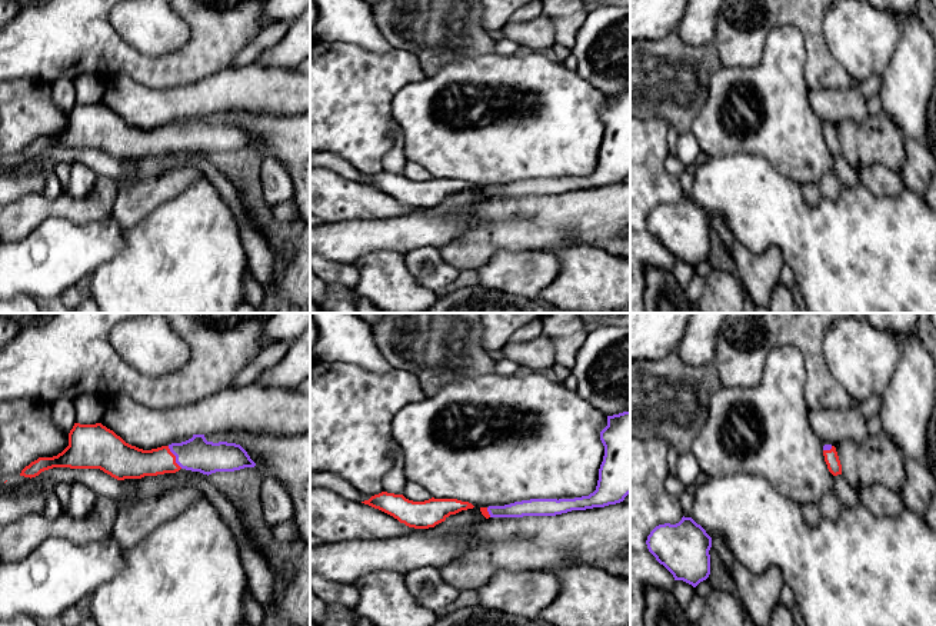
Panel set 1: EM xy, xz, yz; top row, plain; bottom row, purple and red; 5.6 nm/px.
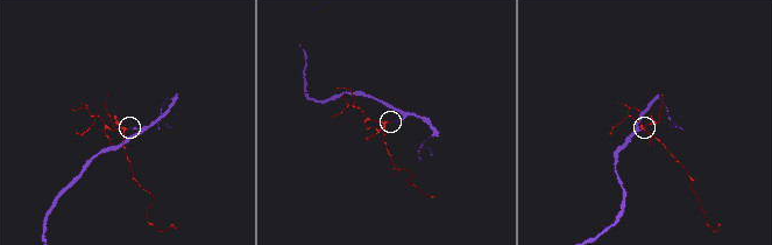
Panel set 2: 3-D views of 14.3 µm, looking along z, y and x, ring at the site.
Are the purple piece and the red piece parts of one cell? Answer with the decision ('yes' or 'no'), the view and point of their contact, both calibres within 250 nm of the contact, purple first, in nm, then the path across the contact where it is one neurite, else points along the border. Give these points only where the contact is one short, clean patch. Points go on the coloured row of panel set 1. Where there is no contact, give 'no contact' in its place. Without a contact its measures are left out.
yes; meets purple in xy at (176, 458); 190 nm thick on the purple side, 180 nm on the other; runs through xy (197, 455), (176, 458), (156, 462), (132, 462)

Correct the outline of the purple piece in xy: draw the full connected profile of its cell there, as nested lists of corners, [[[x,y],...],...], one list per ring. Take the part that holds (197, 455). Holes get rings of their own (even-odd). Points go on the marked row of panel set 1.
[[[74,423],[69,446],[53,457],[39,457],[20,476],[36,477],[53,467],[100,469],[117,480],[176,473],[180,469],[211,475],[254,467],[247,452],[236,443],[207,442],[193,434],[181,443],[143,450],[126,443],[101,423]]]

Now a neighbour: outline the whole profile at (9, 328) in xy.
[[[0,314],[0,347],[6,346],[19,332],[16,320]]]

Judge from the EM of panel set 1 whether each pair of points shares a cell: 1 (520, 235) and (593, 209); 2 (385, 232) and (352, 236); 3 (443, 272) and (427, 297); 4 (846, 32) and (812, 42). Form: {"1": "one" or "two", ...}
{"1": "one", "2": "one", "3": "two", "4": "two"}

